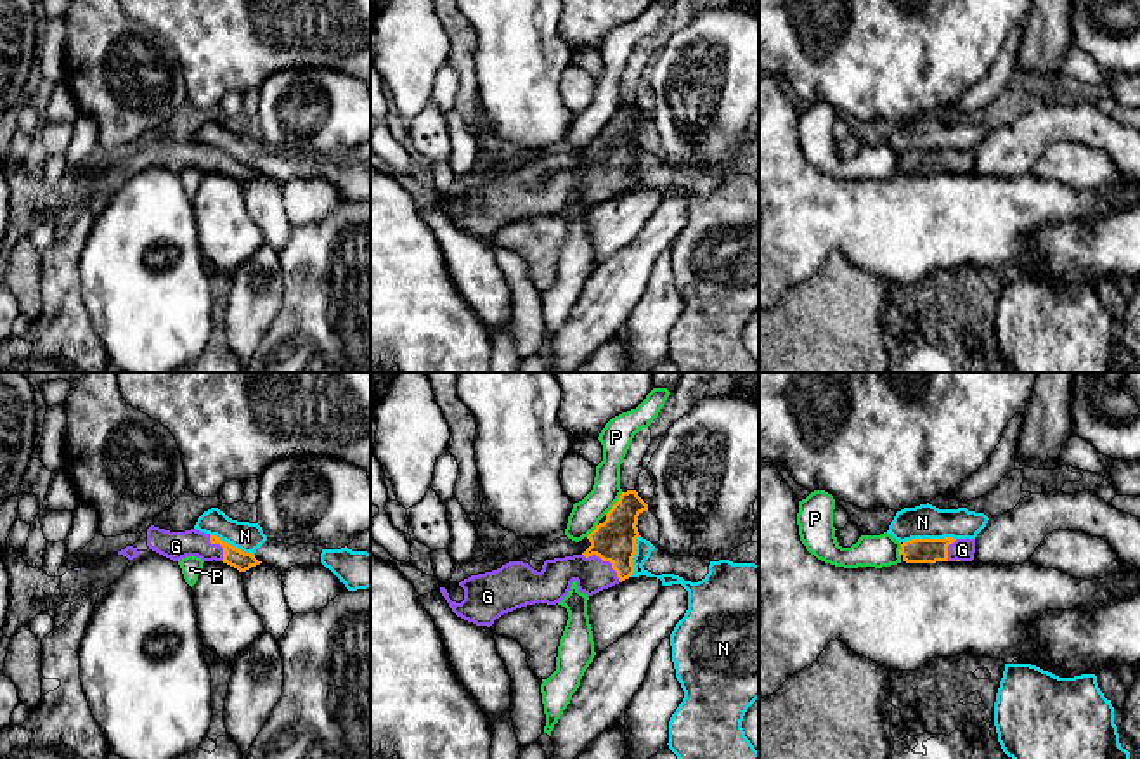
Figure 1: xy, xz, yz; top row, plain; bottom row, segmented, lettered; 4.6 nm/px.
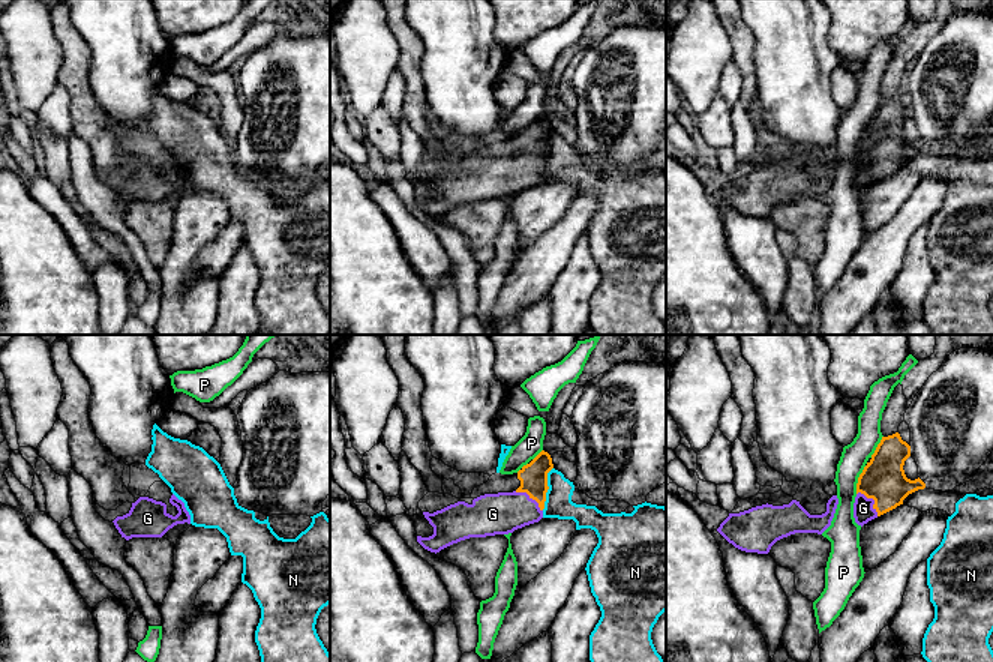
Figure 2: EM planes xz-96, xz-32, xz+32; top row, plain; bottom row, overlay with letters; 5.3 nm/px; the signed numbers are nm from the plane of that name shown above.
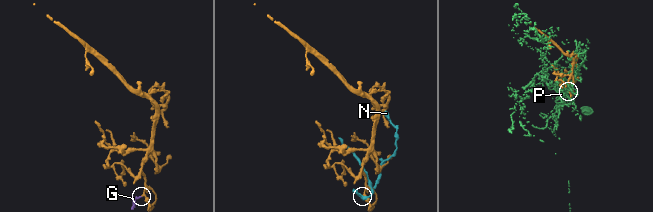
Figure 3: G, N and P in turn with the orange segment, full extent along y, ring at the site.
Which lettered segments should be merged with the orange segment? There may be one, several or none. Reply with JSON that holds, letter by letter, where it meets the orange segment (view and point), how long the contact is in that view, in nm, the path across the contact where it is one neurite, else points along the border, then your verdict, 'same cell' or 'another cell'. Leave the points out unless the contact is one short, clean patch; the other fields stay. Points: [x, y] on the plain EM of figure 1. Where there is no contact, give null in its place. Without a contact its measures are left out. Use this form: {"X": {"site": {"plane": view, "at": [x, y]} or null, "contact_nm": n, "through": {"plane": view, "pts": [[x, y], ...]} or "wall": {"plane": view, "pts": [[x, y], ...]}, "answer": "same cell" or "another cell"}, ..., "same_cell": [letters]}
{"G": {"site": {"plane": "xz", "at": [605, 172]}, "contact_nm": 220, "through": {"plane": "xz", "pts": [[614, 153], [612, 163], [605, 172], [593, 186]]}, "answer": "same cell"}, "N": {"site": {"plane": "yz", "at": [929, 151]}, "contact_nm": 240, "answer": "another cell"}, "P": {"site": {"plane": "xz", "at": [615, 115]}, "contact_nm": 130, "answer": "another cell"}, "same_cell": ["G"]}

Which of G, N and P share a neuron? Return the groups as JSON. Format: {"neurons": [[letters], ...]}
{"neurons": [["G"], ["N"], ["P"]]}

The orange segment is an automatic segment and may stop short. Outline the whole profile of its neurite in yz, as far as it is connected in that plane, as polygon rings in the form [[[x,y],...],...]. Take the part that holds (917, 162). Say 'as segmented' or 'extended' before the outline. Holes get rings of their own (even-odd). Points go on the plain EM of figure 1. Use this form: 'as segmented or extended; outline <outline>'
extended; outline [[[911,151],[901,156],[899,168],[906,175],[972,173],[975,151]]]

